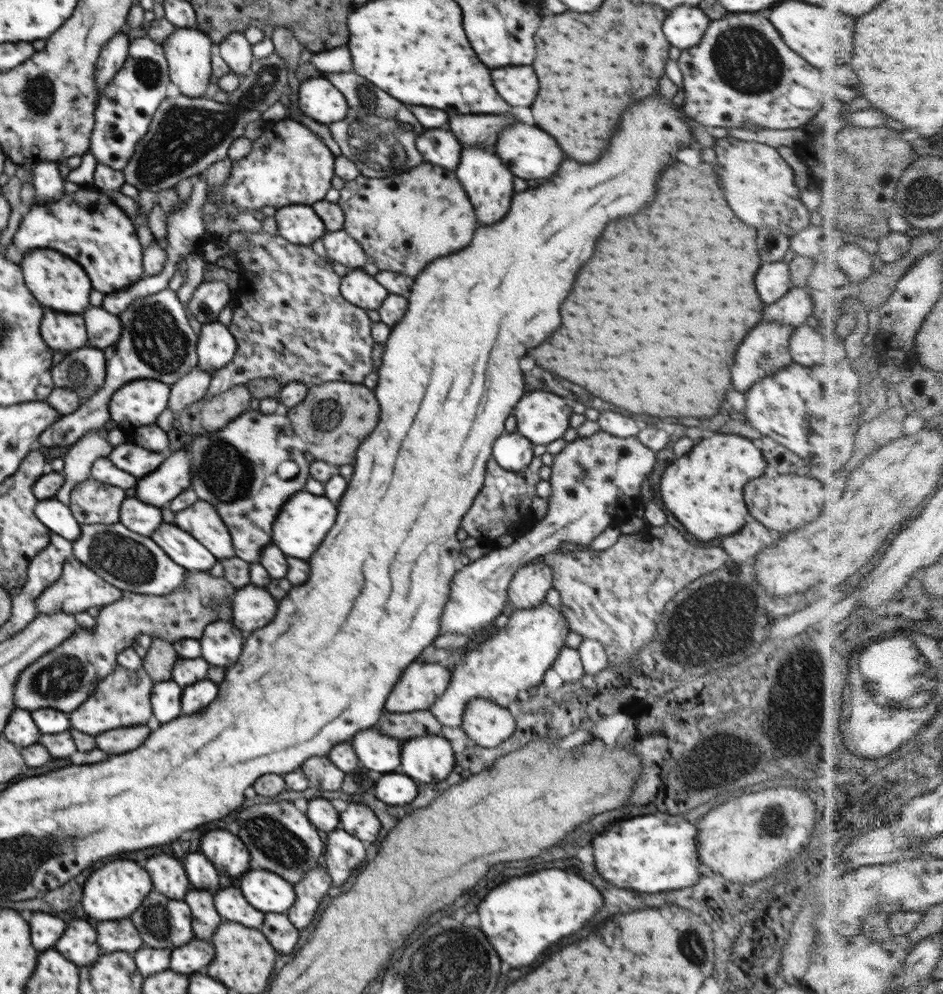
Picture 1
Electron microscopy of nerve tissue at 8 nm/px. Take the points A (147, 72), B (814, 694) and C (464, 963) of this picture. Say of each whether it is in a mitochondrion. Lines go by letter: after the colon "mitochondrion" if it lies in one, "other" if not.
A: mitochondrion
B: mitochondrion
C: mitochondrion

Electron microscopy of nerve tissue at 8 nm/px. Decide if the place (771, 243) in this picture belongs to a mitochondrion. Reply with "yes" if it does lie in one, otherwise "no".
no

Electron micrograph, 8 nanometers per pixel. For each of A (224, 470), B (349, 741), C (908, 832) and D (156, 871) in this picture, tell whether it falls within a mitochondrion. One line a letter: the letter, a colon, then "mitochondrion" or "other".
A: mitochondrion
B: other
C: mitochondrion
D: other

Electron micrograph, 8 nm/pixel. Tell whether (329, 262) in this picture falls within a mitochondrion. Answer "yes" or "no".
no

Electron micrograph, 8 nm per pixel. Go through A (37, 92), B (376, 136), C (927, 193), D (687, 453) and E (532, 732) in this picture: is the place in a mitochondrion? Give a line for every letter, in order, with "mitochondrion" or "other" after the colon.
A: mitochondrion
B: mitochondrion
C: mitochondrion
D: other
E: other

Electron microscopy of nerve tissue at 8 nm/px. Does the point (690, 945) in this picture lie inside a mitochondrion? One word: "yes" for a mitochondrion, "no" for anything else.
yes

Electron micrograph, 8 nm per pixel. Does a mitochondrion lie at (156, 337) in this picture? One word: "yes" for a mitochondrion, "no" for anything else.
yes

